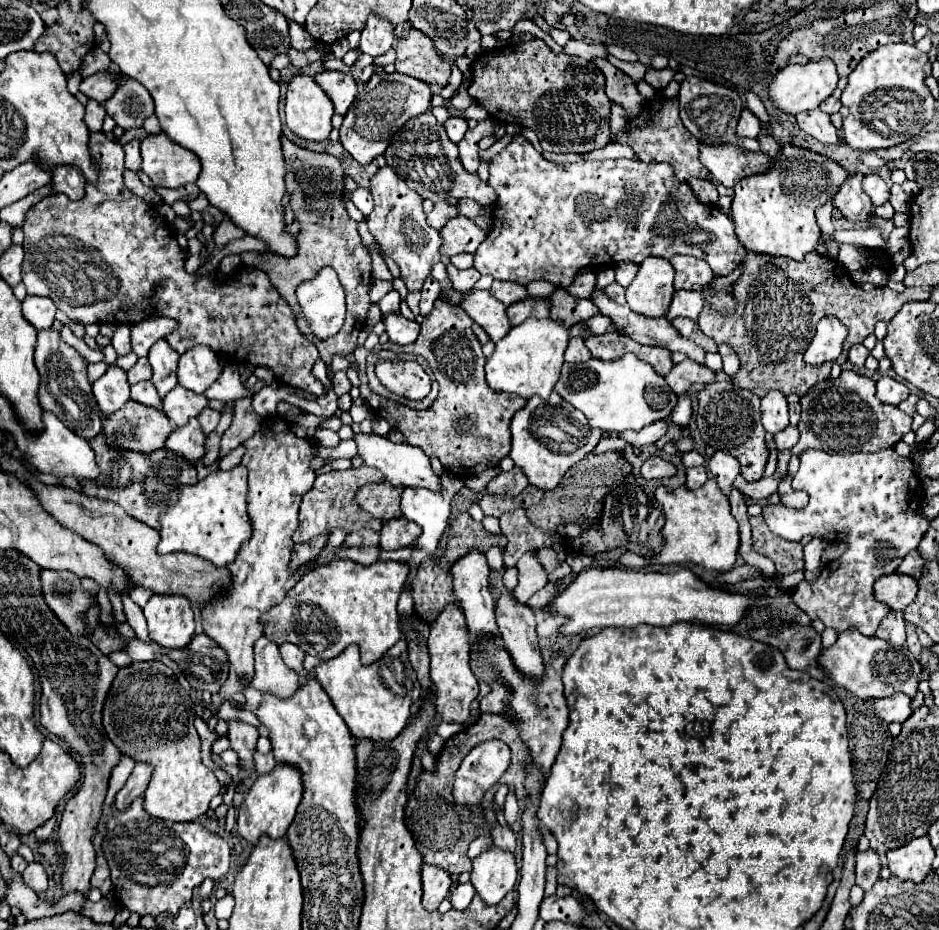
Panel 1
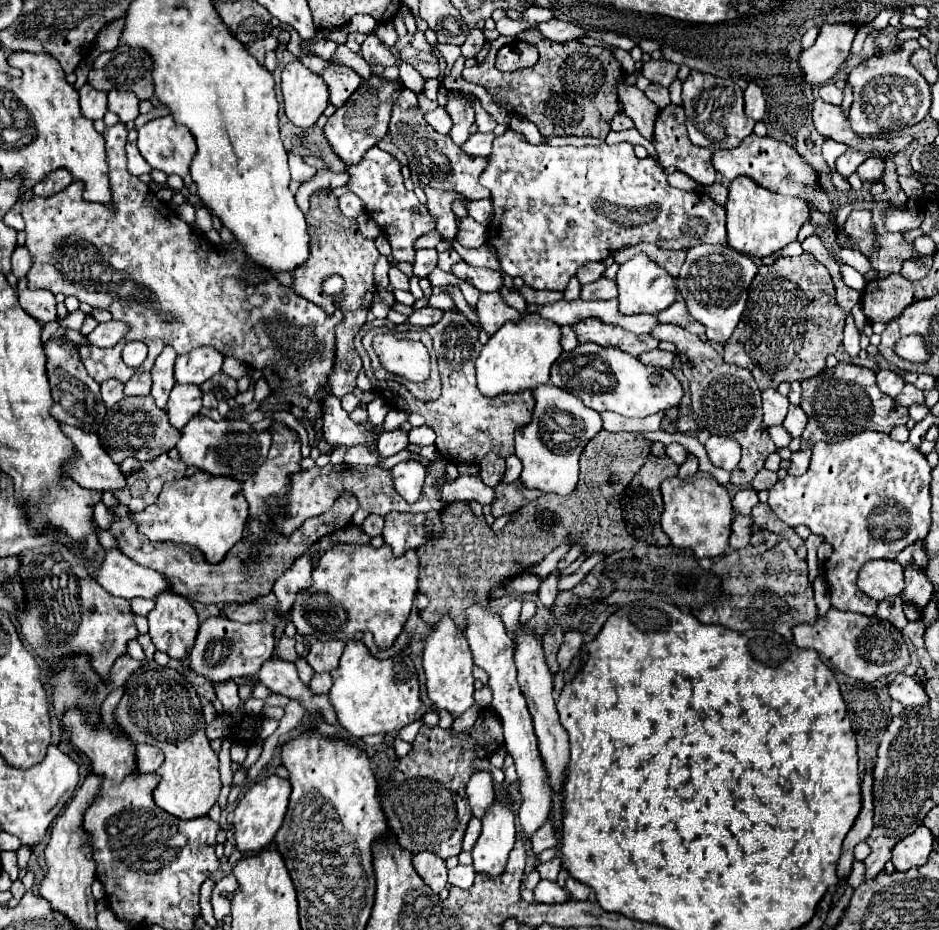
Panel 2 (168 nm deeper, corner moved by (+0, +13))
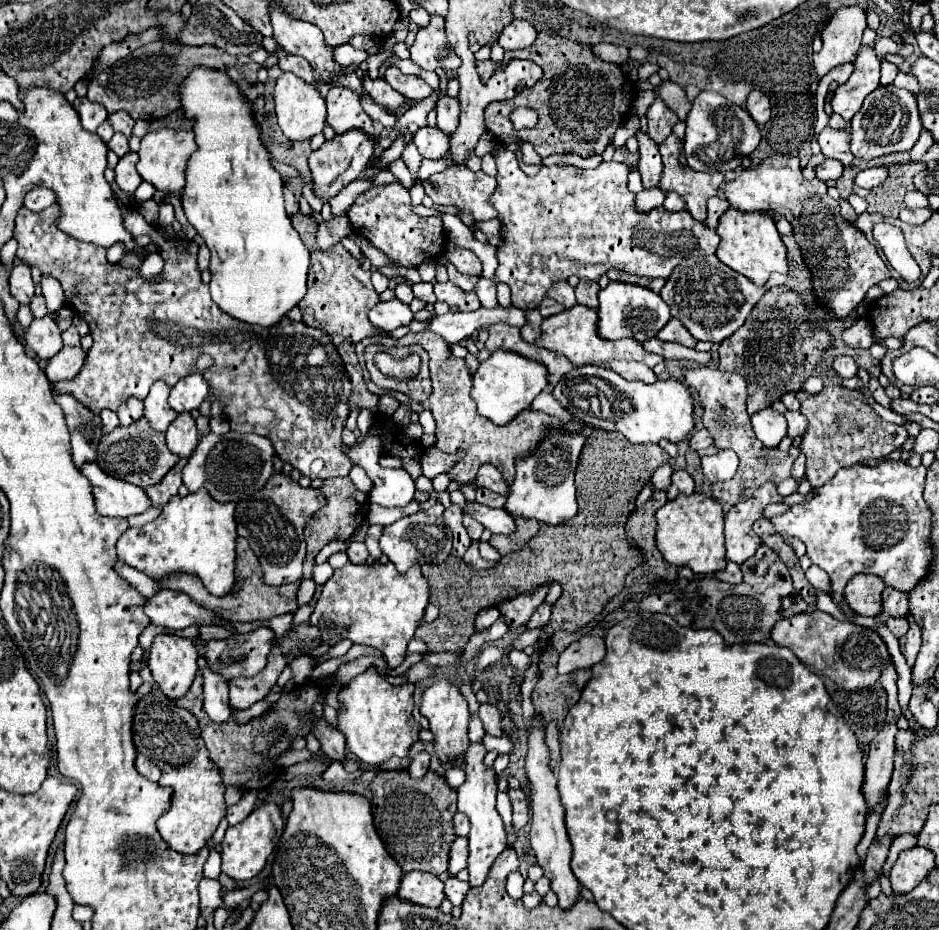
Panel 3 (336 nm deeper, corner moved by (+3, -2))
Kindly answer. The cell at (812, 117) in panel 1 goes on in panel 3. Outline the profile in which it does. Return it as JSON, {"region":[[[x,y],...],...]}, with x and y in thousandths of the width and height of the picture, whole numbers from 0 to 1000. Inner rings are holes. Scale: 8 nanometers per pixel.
{"region":[[[880,135],[871,146],[871,155],[880,170],[888,170],[888,172],[897,174],[899,178],[907,176],[909,168],[905,163],[905,142],[886,140],[884,135]]]}

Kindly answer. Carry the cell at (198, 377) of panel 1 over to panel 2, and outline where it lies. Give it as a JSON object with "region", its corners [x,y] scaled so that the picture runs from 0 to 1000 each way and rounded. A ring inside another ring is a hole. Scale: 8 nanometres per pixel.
{"region":[[[210,373],[186,388],[186,410],[214,414],[235,399],[237,382],[229,373]]]}

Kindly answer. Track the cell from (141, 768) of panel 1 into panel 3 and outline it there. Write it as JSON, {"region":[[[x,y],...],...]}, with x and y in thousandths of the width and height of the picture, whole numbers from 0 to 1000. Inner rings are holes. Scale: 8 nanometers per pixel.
{"region":[[[147,811],[147,815],[145,815],[145,826],[147,826],[147,830],[151,832],[151,834],[155,834],[158,839],[168,839],[170,837],[170,826],[166,826],[166,822],[162,822],[155,813],[151,813],[151,811]]]}

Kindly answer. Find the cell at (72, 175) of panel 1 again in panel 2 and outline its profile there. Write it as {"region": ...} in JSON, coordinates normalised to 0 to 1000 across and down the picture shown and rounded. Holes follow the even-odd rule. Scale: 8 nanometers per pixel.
{"region":[[[59,182],[50,190],[46,190],[39,199],[35,199],[35,208],[39,212],[52,212],[61,205],[67,205],[76,197],[78,197],[78,190],[71,182]]]}

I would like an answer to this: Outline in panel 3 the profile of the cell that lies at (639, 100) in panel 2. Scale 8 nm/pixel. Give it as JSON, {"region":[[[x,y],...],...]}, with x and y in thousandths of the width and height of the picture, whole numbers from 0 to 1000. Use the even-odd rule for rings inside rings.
{"region":[[[682,140],[677,142],[677,148],[682,153],[682,176],[679,176],[679,185],[684,189],[684,200],[686,200],[686,204],[701,202],[703,187],[705,187],[703,163],[694,155],[694,151],[690,151],[690,146],[684,144]]]}

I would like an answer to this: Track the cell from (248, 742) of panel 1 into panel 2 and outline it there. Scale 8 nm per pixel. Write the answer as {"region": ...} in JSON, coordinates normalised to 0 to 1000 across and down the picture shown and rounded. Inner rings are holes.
{"region":[[[240,732],[240,734],[229,737],[229,745],[231,745],[231,752],[237,756],[240,767],[248,767],[257,758],[257,749],[255,749],[252,737],[248,732]]]}

